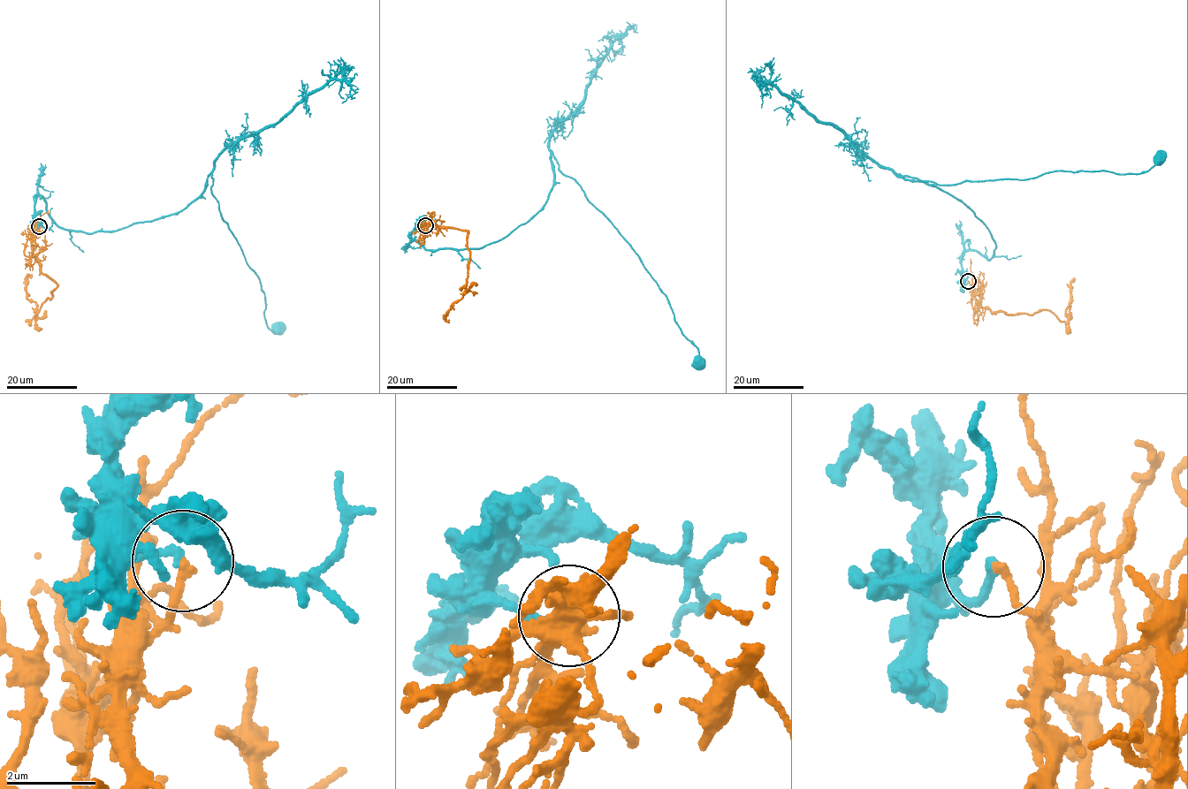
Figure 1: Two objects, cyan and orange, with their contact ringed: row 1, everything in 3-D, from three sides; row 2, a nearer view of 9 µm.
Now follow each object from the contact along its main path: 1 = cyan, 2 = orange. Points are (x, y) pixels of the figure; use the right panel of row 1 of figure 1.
1: (968, 280), (964, 253), (989, 260), (992, 234), (954, 197), (897, 175), (948, 185), (1130, 174), (1166, 153)
2: (968, 281), (980, 292), (978, 306), (993, 313), (1032, 315), (1043, 310), (1066, 322), (1075, 277)

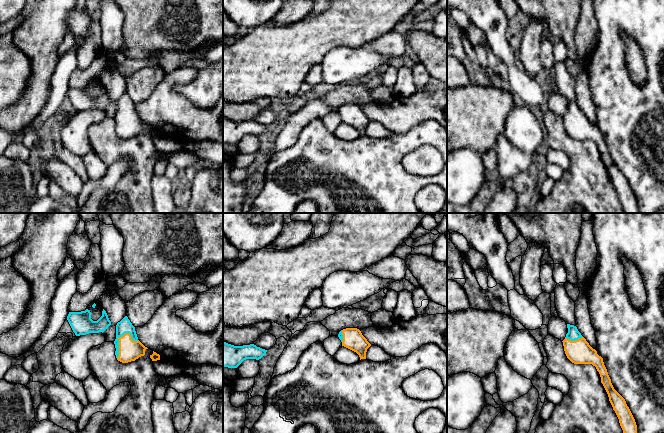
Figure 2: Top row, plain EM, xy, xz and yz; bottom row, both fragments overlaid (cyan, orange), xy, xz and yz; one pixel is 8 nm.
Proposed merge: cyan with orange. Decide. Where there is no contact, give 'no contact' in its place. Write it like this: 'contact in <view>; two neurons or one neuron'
contact in xy; two neurons

